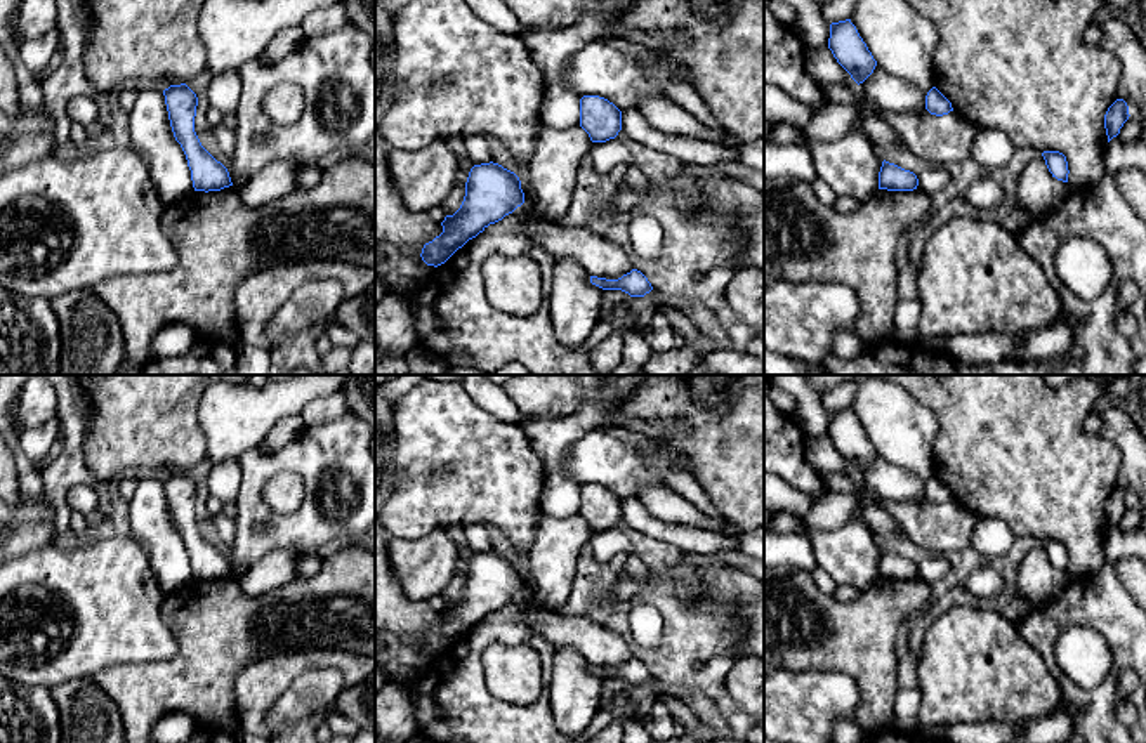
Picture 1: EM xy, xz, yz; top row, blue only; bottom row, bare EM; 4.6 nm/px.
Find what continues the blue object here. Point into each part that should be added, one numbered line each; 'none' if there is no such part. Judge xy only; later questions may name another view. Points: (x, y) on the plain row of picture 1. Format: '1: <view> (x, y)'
none

